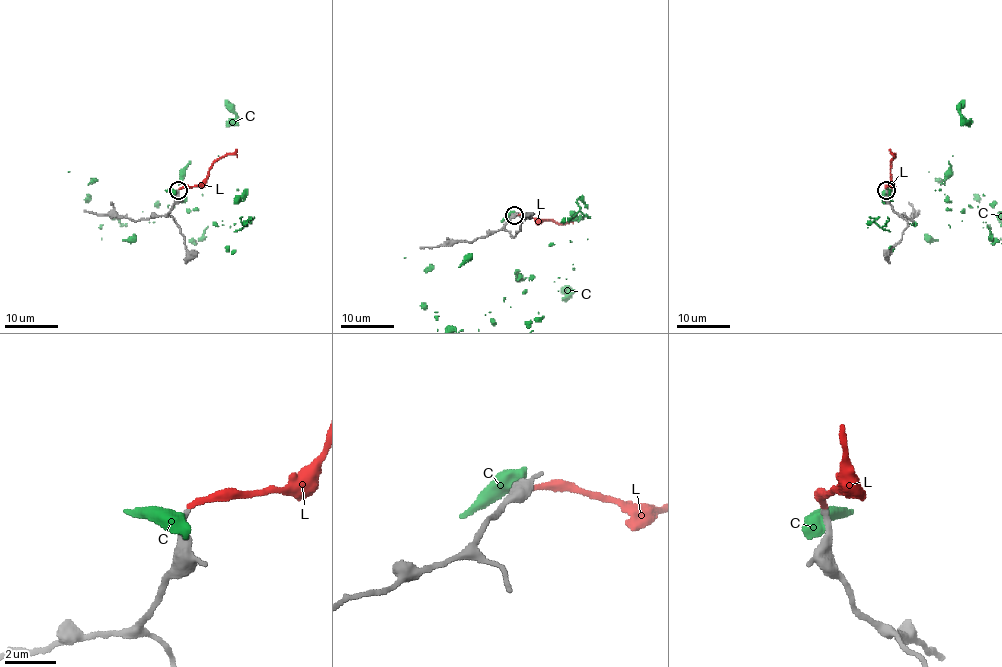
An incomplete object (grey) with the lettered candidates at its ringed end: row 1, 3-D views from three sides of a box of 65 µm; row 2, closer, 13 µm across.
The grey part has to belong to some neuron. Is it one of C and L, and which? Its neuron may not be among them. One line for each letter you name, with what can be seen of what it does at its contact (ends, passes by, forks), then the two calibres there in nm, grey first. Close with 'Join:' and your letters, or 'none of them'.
L: It ends there. Thickness 240 nm (grey) against 200 nm
Join: L

